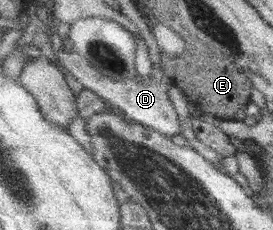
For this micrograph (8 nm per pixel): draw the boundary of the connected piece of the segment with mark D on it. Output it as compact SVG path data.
M141 23L139 29L143 33L143 35L140 35L140 38L145 41L151 63L153 64L151 78L128 79L125 82L116 81L103 74L103 71L97 69L97 67L94 67L87 57L79 54L75 49L72 49L72 53L66 53L64 52L65 47L63 47L61 53L57 53L57 57L59 57L62 66L80 83L89 90L96 92L110 107L122 112L127 118L143 123L147 127L156 129L167 136L179 135L181 134L181 129L183 129L181 127L182 119L174 101L171 99L170 91L174 81L172 77L169 77L166 67L163 65L166 58L159 55L159 45L157 45L157 39L151 35L149 25Z

